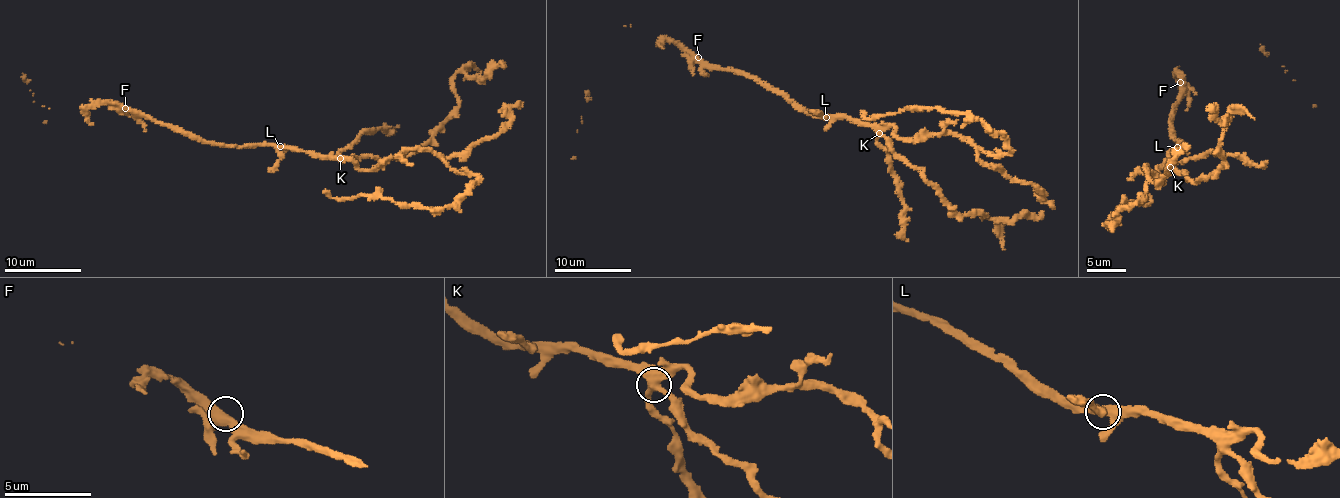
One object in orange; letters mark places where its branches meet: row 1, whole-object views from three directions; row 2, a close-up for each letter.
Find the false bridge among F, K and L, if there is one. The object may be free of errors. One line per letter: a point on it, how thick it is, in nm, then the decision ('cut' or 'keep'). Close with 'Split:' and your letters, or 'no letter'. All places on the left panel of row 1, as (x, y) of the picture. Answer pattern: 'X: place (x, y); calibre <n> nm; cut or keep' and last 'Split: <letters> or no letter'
F: place (125, 108); calibre 420 nm; keep
K: place (340, 158); calibre 440 nm; keep
L: place (280, 146); calibre 400 nm; keep
Split: no letter

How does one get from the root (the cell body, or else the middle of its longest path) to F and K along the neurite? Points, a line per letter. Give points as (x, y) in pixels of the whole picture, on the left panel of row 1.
F: (288, 148), (213, 144), (137, 116), (125, 108)
K: (288, 148), (340, 159)

